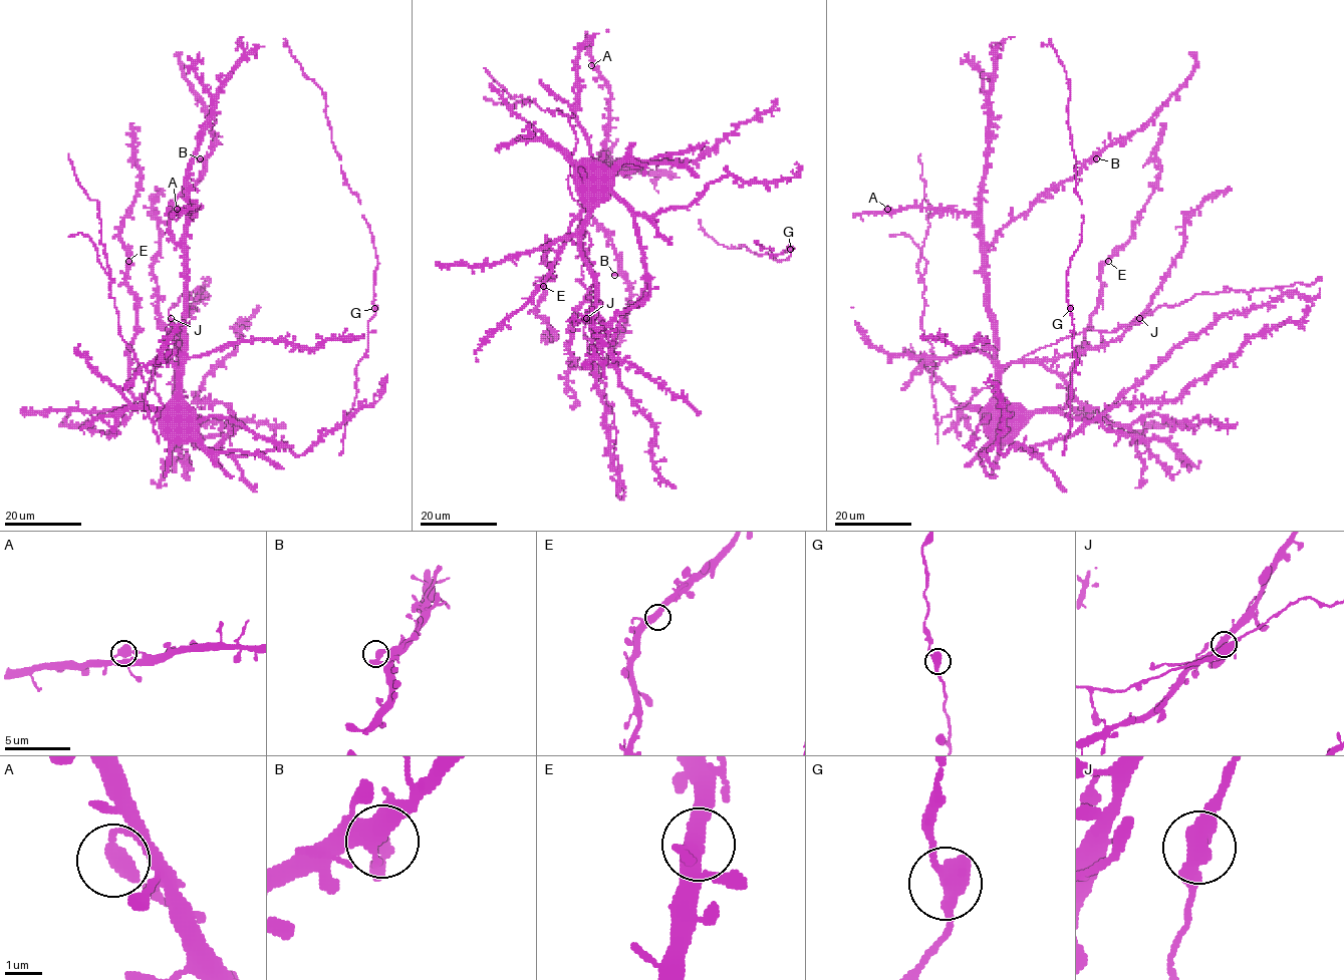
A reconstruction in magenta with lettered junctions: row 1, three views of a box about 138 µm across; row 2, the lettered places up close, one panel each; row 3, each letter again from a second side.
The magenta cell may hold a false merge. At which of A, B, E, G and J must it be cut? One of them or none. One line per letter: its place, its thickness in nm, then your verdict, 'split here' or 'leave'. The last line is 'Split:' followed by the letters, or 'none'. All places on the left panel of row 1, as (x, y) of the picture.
A: at (177, 209); 440 nm thick; leave
B: at (200, 158); 400 nm thick; leave
E: at (128, 261); 460 nm thick; leave
G: at (374, 308); 440 nm thick; leave
J: at (171, 318); 480 nm thick; leave
Split: none

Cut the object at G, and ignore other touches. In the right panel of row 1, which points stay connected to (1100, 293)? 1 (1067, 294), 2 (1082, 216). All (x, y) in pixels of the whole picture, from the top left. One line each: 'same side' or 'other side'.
1: other side
2: other side

